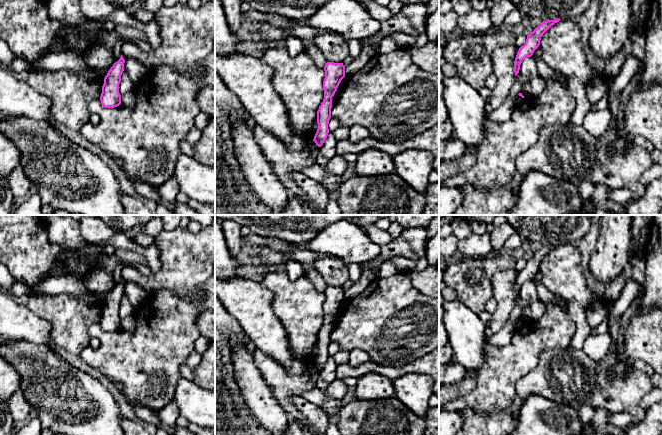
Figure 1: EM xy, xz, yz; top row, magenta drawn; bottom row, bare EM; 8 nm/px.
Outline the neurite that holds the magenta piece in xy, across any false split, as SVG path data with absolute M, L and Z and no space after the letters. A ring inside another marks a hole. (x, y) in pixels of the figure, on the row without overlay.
M121 279L120 283L113 288L104 302L100 320L100 325L104 332L114 332L121 328L119 308L121 306L121 299L124 295L124 287L125 284Z

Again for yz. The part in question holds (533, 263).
M560 243L543 245L538 251L534 253L529 259L527 259L526 266L521 270L517 276L514 285L514 296L515 300L519 297L520 289L526 281L531 281L534 275L539 271L540 264L543 258L555 247L559 246Z

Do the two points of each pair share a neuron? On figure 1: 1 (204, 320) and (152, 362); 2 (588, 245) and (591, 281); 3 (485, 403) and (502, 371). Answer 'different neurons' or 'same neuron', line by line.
1: different neurons
2: same neuron
3: same neuron

